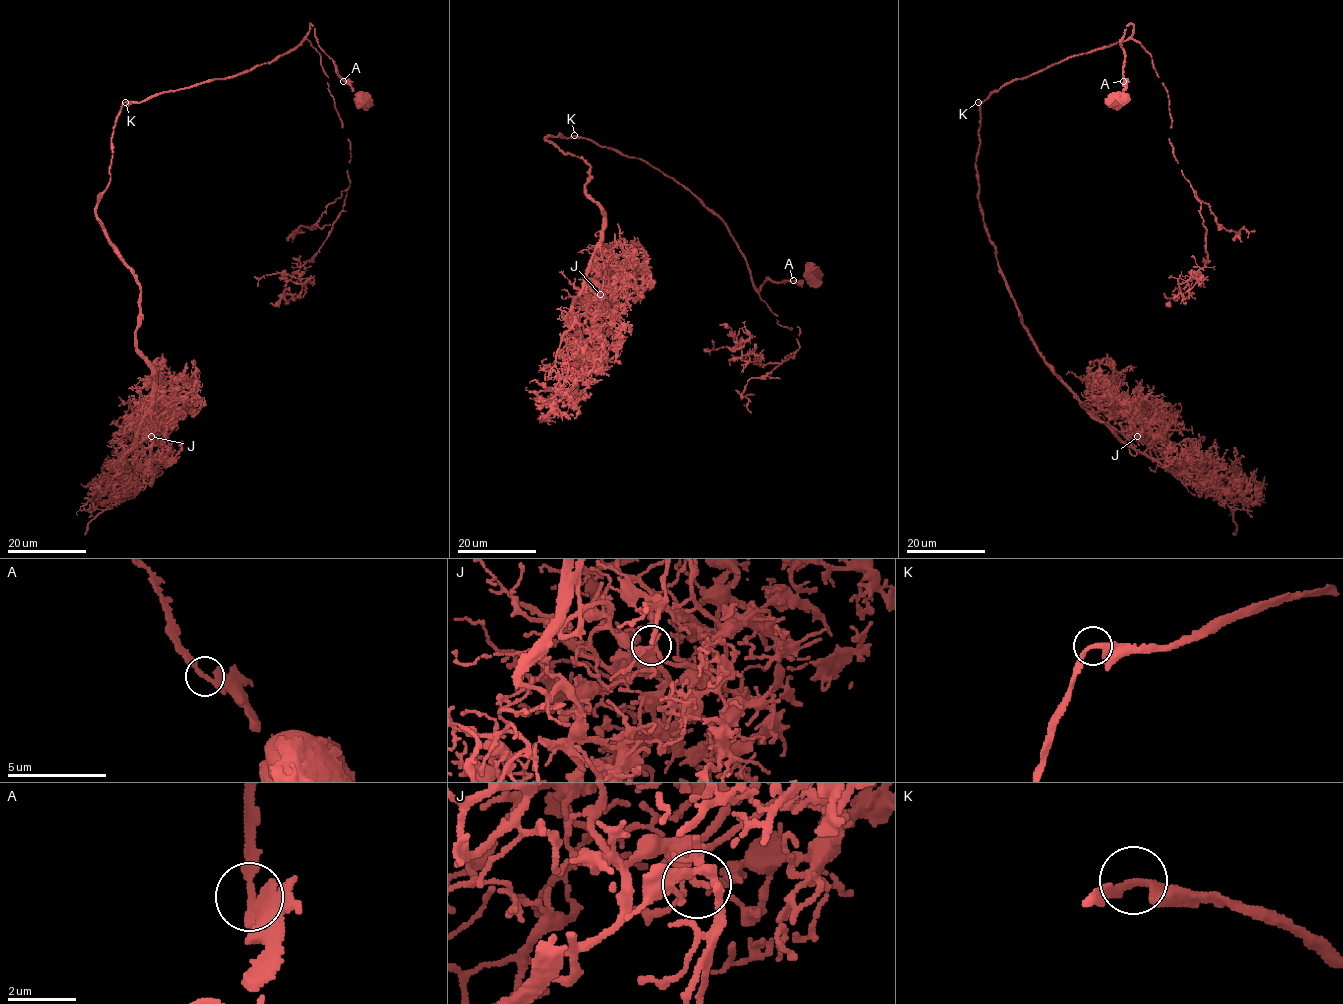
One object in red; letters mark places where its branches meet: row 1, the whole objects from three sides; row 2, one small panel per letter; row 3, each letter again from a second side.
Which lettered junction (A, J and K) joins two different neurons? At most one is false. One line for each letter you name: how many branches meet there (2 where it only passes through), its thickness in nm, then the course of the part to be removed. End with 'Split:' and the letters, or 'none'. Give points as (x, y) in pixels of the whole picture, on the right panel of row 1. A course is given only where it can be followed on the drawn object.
Split: none

